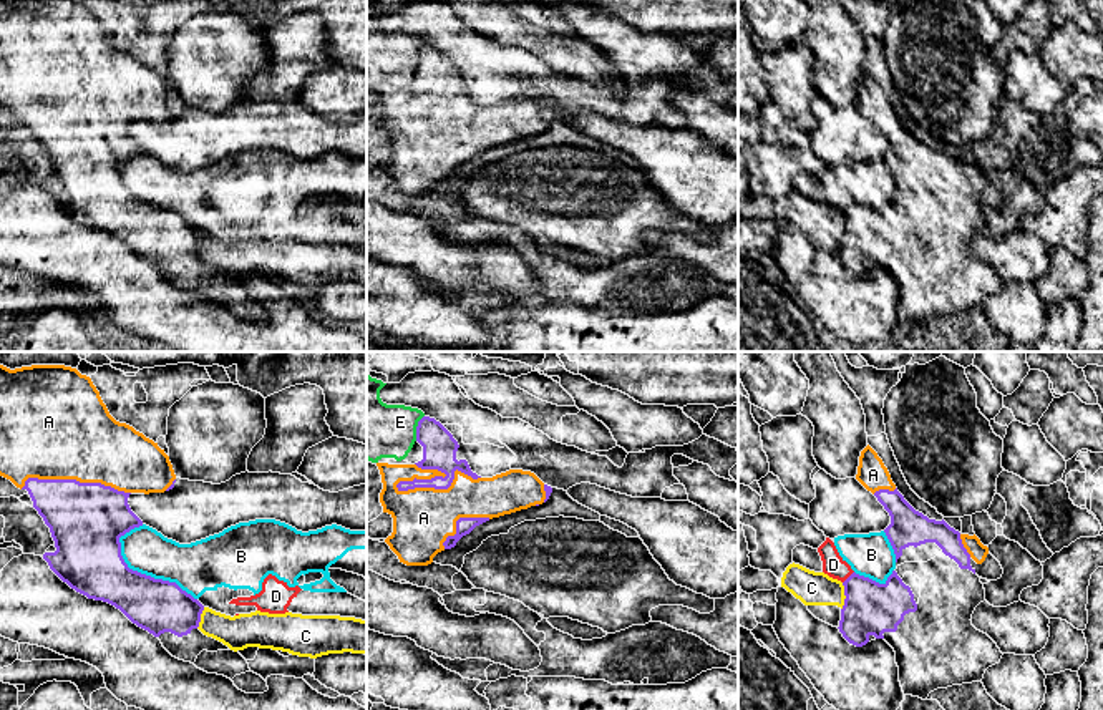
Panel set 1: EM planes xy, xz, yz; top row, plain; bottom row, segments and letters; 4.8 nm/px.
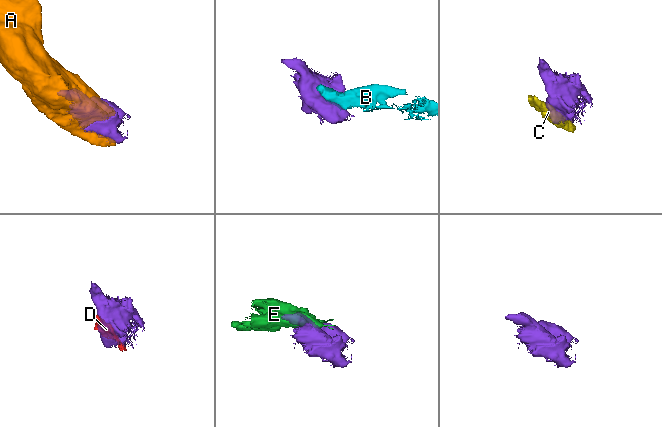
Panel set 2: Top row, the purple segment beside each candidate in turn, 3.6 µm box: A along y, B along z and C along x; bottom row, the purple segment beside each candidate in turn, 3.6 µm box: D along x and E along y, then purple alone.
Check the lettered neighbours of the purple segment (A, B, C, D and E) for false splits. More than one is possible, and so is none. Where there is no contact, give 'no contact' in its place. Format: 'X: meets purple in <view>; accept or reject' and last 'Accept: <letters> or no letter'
A: meets purple in xz; accept
B: meets purple in xy; reject
C: meets purple in yz; reject
D: meets purple in yz; reject
E: meets purple in xz; reject
Accept: A

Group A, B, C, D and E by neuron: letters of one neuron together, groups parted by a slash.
A / B D E / C

